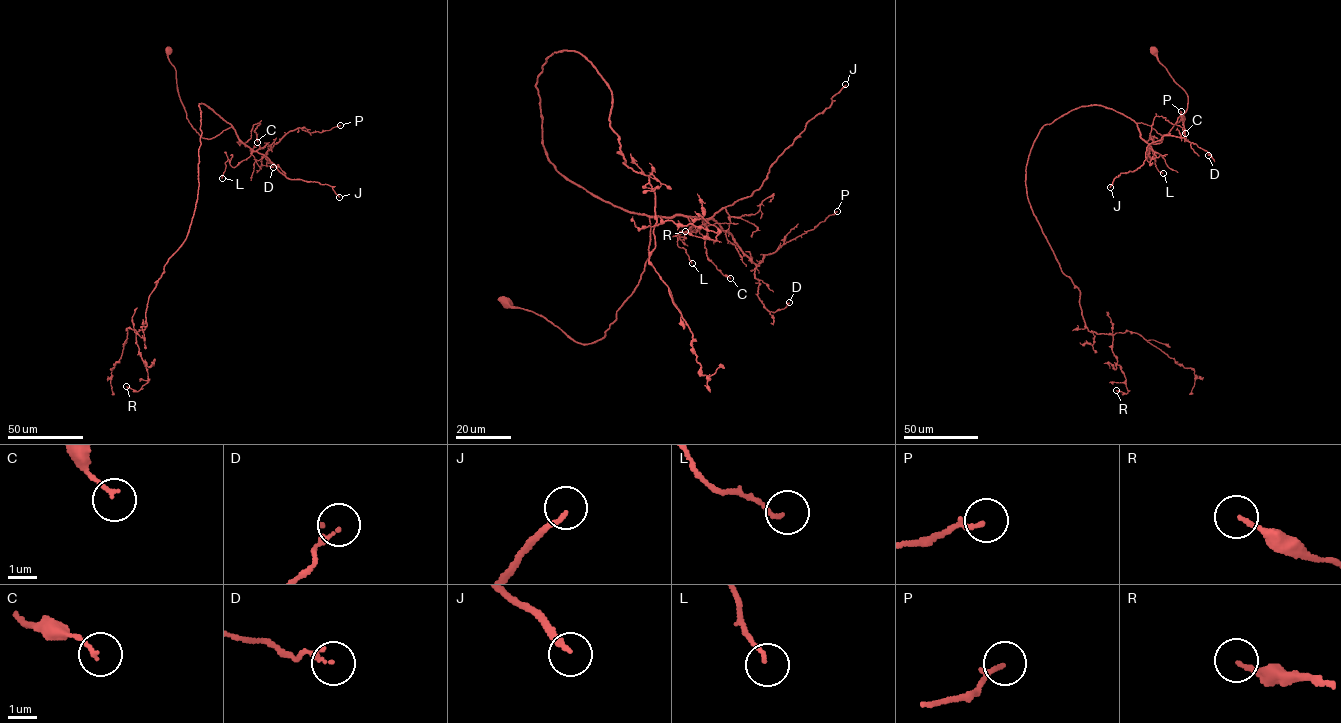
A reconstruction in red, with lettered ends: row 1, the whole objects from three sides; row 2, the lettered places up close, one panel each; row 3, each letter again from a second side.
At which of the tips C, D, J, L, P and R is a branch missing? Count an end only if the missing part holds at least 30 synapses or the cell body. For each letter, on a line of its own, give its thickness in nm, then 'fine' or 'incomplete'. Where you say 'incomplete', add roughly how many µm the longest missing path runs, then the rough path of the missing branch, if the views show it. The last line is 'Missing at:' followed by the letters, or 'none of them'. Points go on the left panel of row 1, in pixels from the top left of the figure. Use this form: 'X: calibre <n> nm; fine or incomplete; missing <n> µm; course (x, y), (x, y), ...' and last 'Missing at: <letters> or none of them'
C: calibre 140 nm; fine
D: calibre 160 nm; fine
J: calibre 170 nm; incomplete; missing 45 µm; course (339, 197), (376, 216), (367, 227)
L: calibre 120 nm; fine
P: calibre 170 nm; fine
R: calibre 140 nm; fine
Missing at: J

